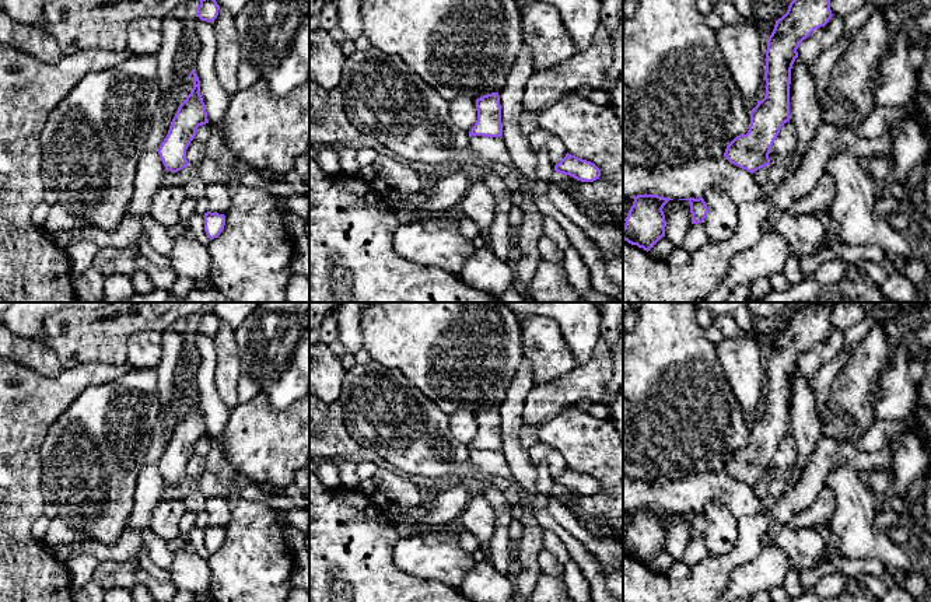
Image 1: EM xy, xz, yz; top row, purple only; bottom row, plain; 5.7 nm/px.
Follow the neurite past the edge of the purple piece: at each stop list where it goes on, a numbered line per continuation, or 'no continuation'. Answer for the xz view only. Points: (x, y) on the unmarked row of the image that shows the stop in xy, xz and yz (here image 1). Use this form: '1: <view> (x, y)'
no continuation

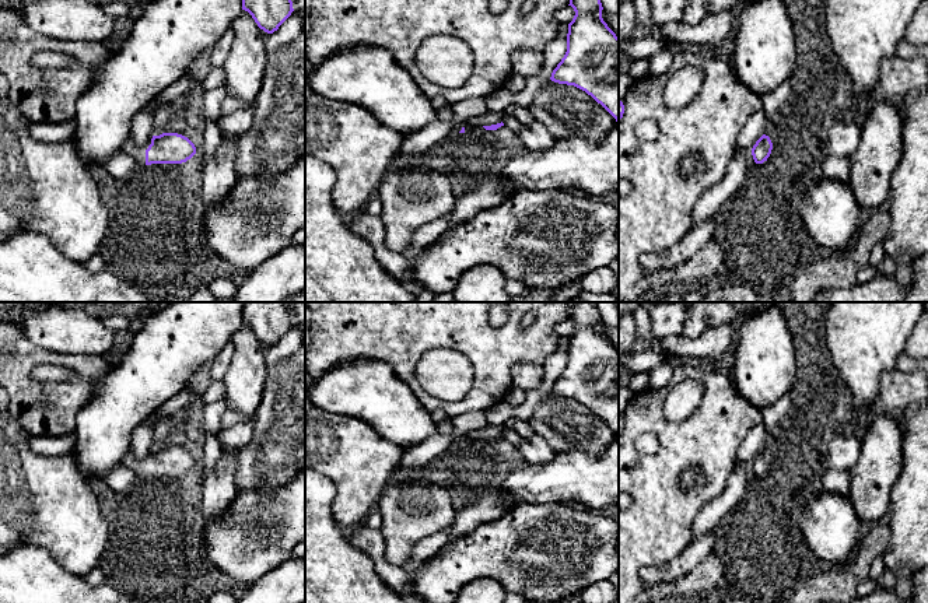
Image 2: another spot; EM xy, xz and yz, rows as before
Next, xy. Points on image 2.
1: xy (137, 466)

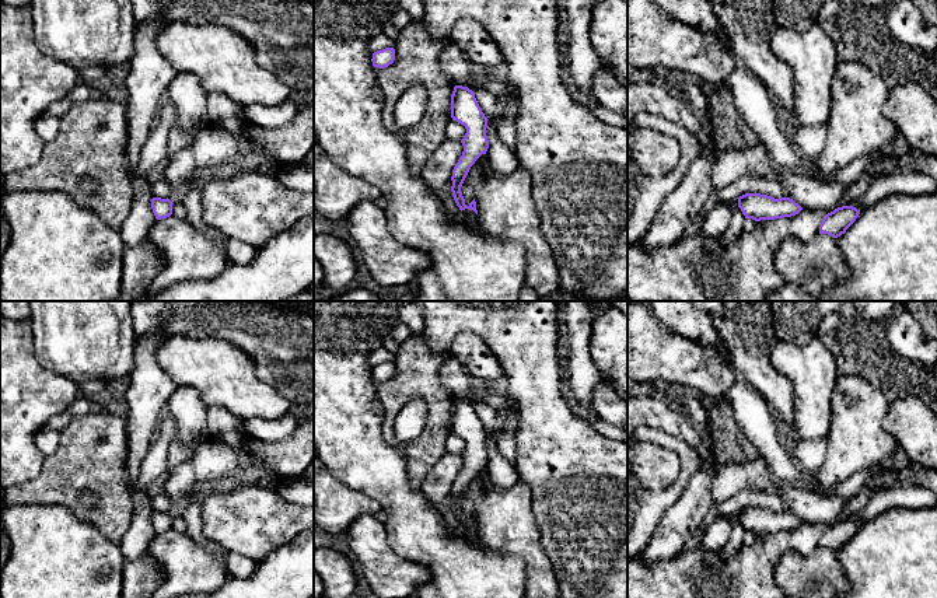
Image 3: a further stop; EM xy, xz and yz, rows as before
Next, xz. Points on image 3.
no continuation

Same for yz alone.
no continuation

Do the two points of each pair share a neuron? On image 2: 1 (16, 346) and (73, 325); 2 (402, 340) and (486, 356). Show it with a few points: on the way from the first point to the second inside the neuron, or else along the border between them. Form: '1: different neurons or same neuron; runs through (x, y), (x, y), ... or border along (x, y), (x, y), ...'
1: different neurons; border along (17, 325), (35, 344), (62, 353)
2: same neuron; runs through (423, 339), (465, 339)

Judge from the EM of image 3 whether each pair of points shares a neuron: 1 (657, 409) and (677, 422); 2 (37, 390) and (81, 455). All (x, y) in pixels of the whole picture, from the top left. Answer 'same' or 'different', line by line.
1: same
2: different

